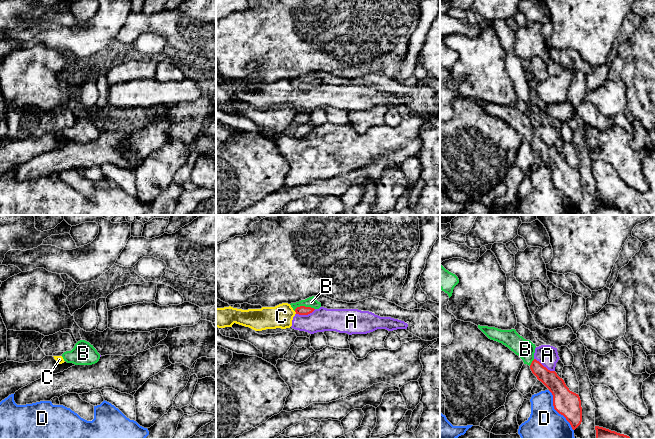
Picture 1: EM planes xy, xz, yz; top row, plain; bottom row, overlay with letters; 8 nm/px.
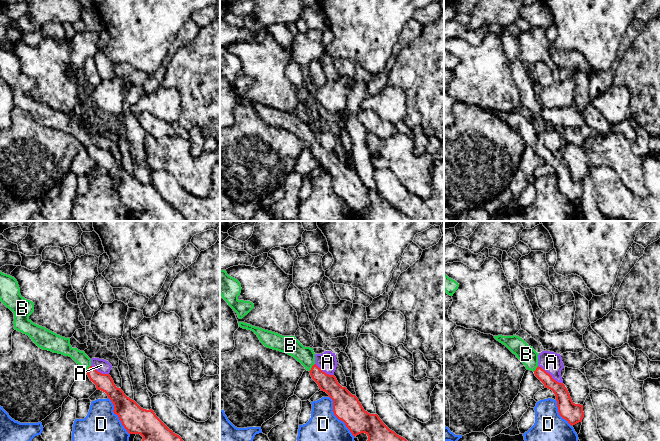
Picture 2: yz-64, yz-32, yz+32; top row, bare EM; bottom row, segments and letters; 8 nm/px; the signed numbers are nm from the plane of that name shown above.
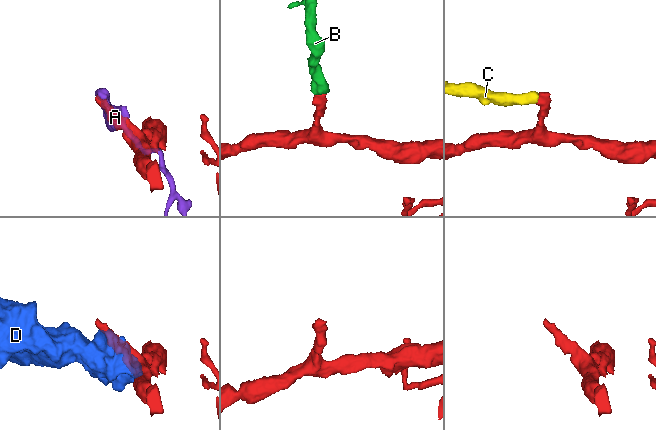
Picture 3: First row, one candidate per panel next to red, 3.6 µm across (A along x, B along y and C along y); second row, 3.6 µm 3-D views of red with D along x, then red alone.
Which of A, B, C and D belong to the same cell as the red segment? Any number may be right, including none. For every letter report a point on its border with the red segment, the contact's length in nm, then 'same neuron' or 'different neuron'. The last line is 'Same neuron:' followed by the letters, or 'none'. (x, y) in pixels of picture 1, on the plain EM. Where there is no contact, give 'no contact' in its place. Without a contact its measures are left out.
A: yz (543, 142) | 200 nm | different neuron
B: xz (304, 82) | 170 nm | same neuron
C: xz (295, 87) | 30 nm | different neuron
D: yz (557, 187) | 380 nm | different neuron
Same neuron: B

